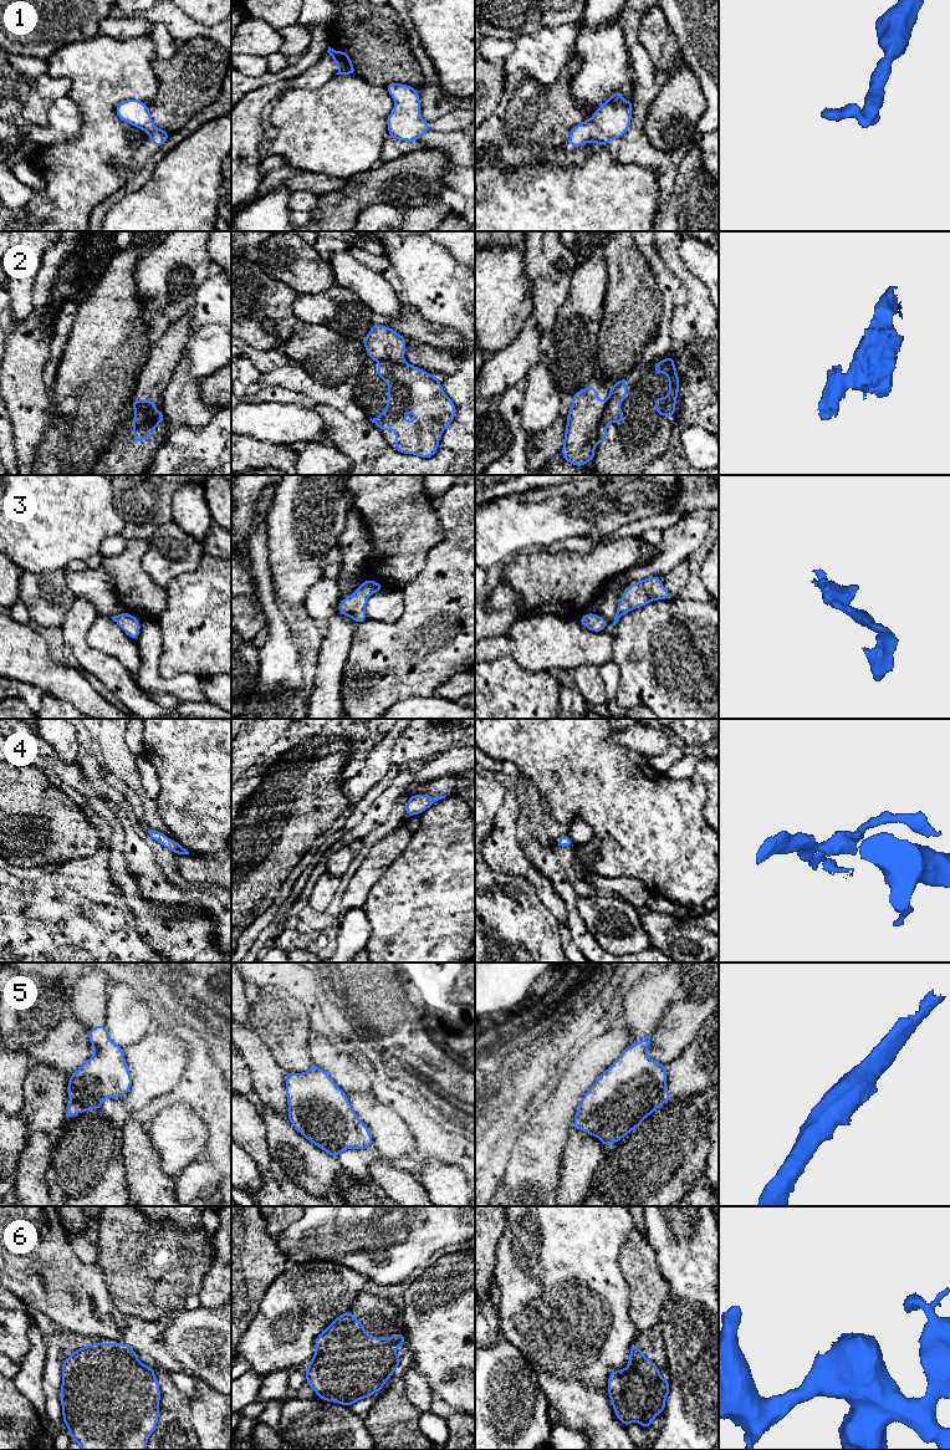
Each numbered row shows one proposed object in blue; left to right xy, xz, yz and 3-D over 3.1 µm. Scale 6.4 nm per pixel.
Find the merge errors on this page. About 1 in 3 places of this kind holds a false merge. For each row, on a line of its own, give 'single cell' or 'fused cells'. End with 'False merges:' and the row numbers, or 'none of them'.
1: single cell
2: fused cells
3: single cell
4: single cell
5: single cell
6: single cell
False merges: 2

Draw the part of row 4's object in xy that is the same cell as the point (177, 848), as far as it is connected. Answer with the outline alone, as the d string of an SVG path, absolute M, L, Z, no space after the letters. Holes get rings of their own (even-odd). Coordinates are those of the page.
M148 829L148 833L152 839L155 842L159 842L162 846L164 846L167 849L173 852L174 854L189 854L189 852L178 842L170 841L164 833L154 831L154 829Z

